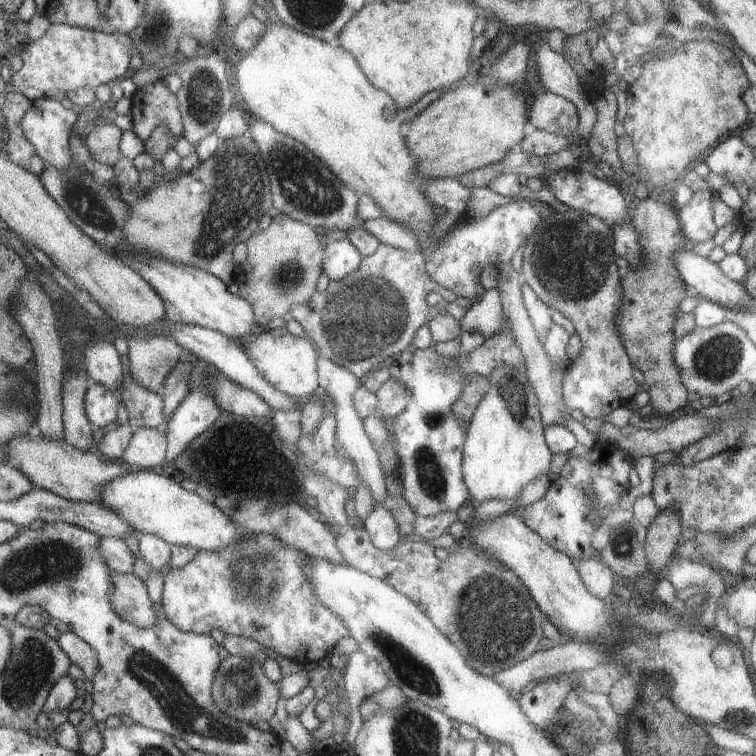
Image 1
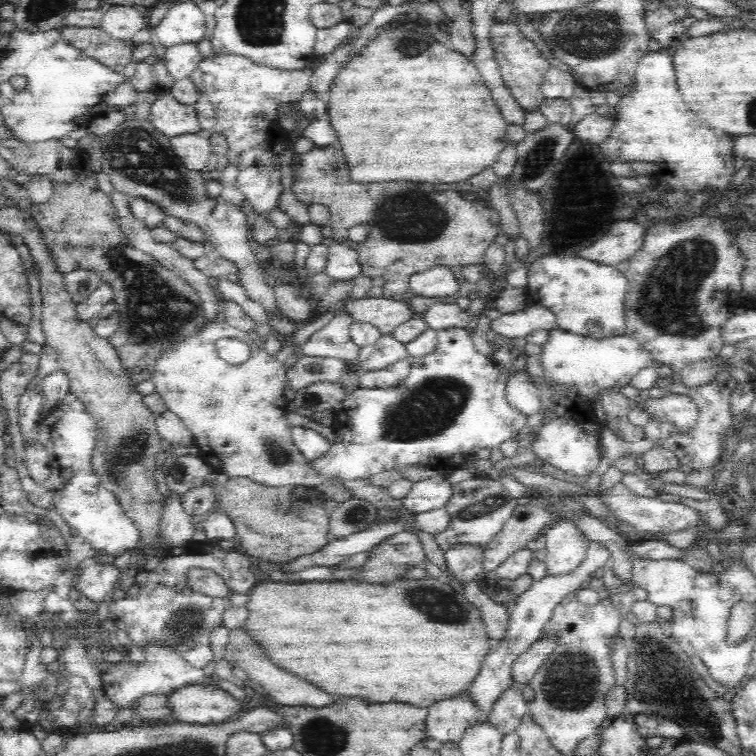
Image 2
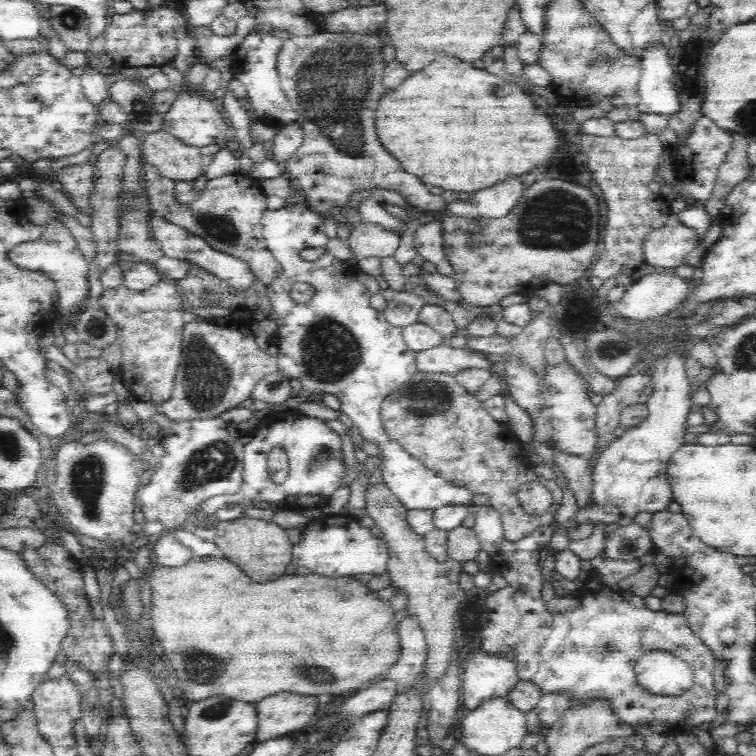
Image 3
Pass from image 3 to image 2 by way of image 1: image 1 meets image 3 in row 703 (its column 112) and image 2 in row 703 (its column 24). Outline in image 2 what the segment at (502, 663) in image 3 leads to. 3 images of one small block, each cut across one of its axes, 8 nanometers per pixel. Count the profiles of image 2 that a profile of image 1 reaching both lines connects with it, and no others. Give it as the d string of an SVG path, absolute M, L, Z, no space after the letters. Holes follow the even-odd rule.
M460 694L458 698L448 698L428 708L424 720L424 734L428 740L438 740L442 744L458 744L464 732L478 724L480 722L476 720L474 704L468 700L466 694Z

